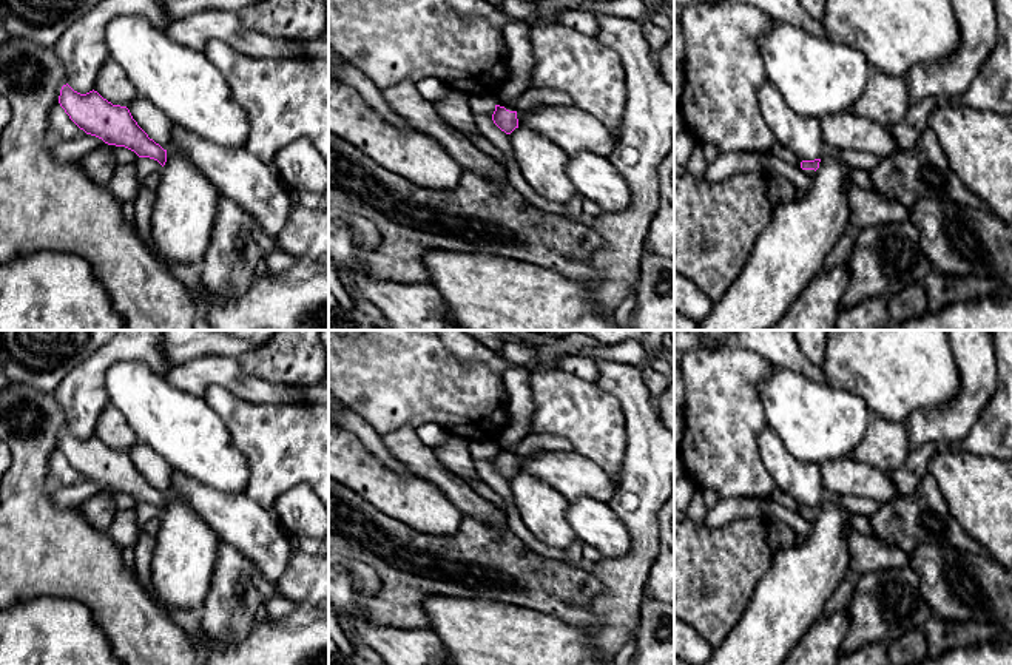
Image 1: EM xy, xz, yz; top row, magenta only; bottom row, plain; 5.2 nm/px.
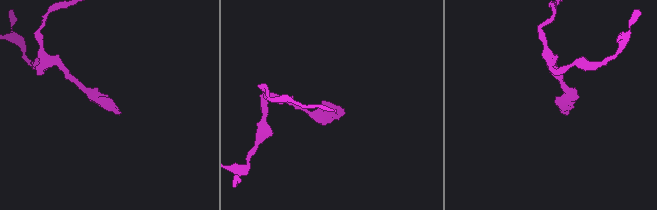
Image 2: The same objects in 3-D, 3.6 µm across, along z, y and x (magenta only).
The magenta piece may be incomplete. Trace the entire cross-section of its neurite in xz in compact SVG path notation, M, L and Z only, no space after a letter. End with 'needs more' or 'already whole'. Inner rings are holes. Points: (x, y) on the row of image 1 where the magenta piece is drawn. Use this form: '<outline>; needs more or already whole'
M495 105L495 111L494 111L494 114L492 114L492 120L494 120L494 123L495 123L501 131L504 131L506 134L511 134L515 128L518 128L518 120L520 120L526 113L534 111L534 110L537 110L537 108L540 108L540 106L541 106L541 105L535 105L534 108L531 108L531 110L528 110L528 111L509 111L509 110L506 110L504 106Z; needs more

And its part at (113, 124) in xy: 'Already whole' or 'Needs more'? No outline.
Already whole

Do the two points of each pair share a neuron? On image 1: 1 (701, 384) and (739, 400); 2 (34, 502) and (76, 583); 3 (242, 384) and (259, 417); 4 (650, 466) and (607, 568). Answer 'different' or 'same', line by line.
1: same
2: same
3: different
4: same

